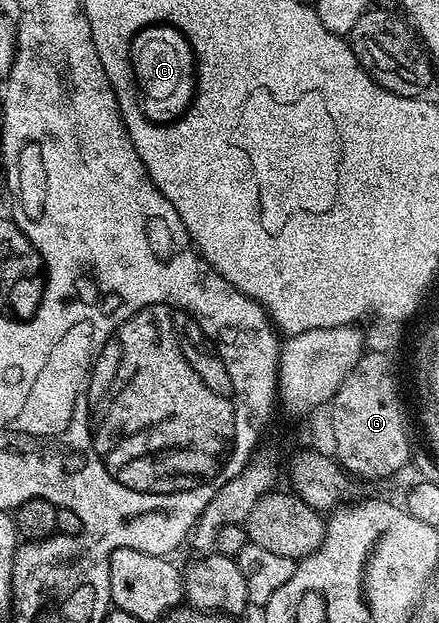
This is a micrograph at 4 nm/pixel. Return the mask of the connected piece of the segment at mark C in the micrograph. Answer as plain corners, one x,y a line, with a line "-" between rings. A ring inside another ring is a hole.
159,24
147,30
145,25
136,27
133,35
128,38
127,64
125,76
131,76
133,84
143,84
143,88
135,88
129,95
131,100
147,100
147,104
135,108
135,113
140,115
141,123
161,122
167,124
171,120
181,118
191,100
195,100
197,92
191,82
191,68
199,64
197,50
193,40
187,38
187,32
180,24

